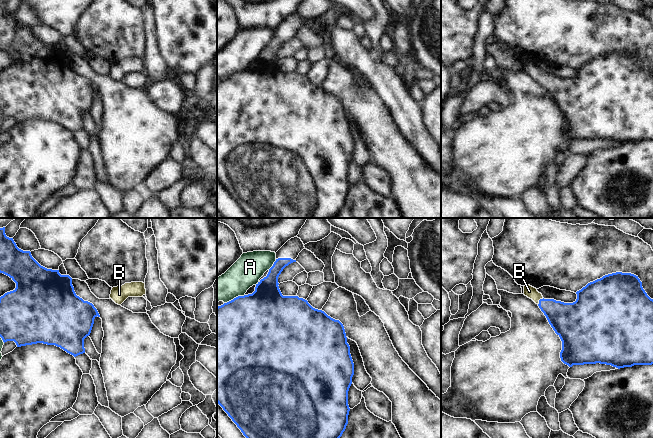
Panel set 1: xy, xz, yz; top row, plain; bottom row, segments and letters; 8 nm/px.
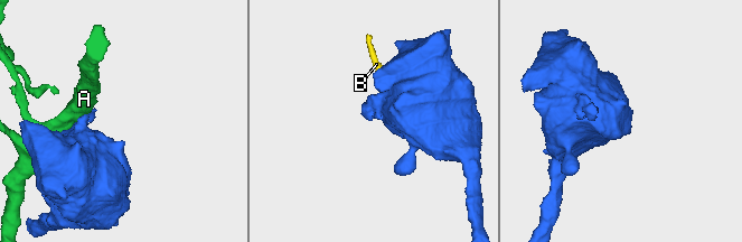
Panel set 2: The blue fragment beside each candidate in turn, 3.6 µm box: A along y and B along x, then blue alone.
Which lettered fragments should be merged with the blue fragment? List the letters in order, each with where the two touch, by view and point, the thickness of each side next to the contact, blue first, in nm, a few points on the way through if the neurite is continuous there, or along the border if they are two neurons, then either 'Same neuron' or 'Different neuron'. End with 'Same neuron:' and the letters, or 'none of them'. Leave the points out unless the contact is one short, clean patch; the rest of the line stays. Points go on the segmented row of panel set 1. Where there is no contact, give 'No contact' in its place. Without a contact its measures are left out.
A: Touches blue at xz (234, 298). Thickness 500 nm (blue) against 240 nm. Different neuron
B: Touches blue at yz (539, 300). Thickness 240 nm (blue) against 90 nm. Path across: yz (564, 318), (539, 300), (529, 291). Same neuron
Same neuron: B

